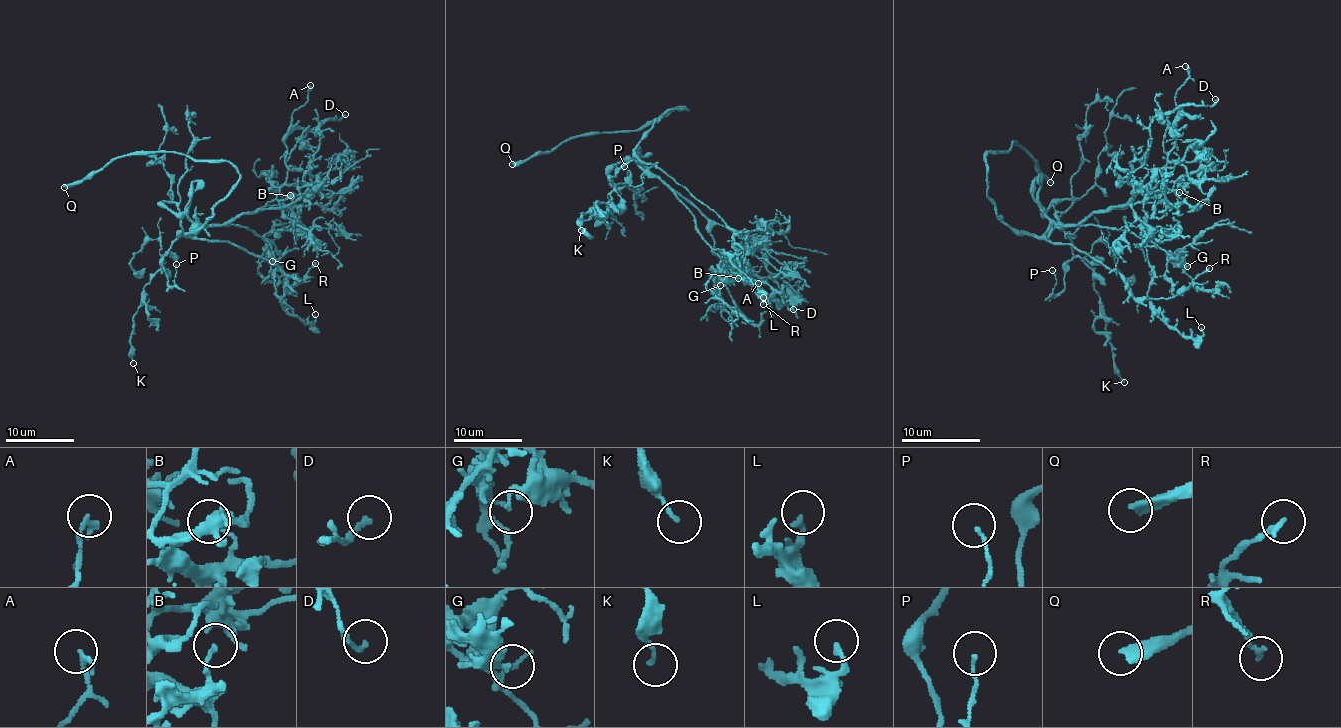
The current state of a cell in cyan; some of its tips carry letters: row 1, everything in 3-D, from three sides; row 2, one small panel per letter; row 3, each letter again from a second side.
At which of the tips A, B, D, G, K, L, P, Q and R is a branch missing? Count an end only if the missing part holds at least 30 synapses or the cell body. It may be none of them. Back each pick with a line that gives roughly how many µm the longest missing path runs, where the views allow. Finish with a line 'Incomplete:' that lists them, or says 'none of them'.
Q: missing 20 µm
Incomplete: Q

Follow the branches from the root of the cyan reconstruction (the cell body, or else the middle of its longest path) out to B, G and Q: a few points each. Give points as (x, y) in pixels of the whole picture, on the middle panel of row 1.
B: (634, 152), (653, 174), (679, 192), (707, 219), (713, 252), (743, 276), (738, 278)
G: (634, 152), (693, 216), (694, 230), (724, 264), (727, 274), (720, 285)
Q: (634, 152), (662, 116), (688, 109), (670, 109), (636, 130), (576, 135), (512, 164)

